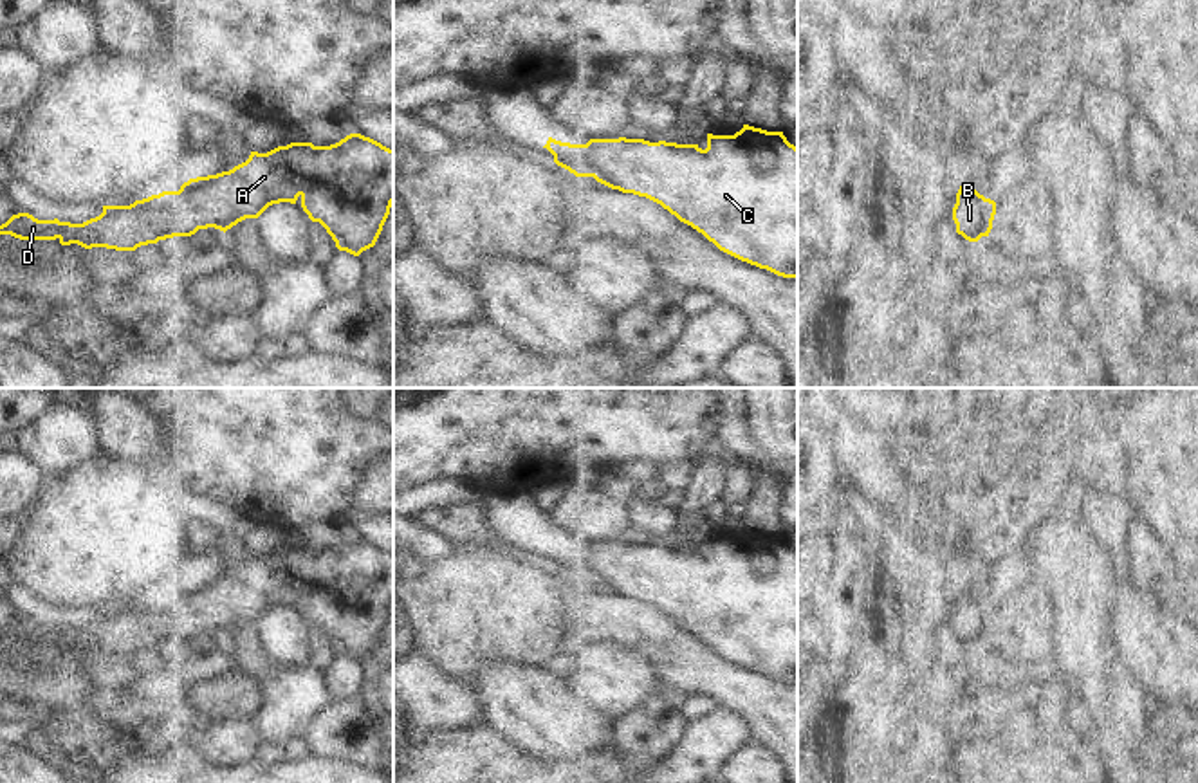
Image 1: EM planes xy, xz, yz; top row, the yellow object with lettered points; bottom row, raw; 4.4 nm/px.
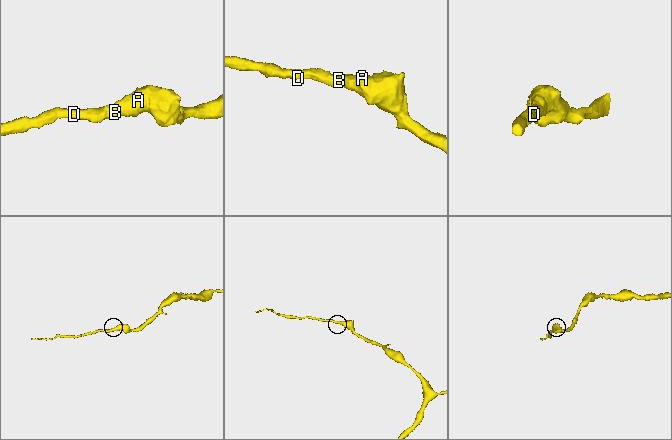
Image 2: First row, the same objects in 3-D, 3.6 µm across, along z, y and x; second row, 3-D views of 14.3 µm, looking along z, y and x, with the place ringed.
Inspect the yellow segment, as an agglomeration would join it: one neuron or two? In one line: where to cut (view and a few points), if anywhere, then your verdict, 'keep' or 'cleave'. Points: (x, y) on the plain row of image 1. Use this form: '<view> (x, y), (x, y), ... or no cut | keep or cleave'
no cut | keep

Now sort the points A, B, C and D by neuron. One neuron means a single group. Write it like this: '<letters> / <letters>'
A B C D

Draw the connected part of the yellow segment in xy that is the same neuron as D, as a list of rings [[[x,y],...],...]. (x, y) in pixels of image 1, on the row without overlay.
[[[350,538],[336,548],[314,550],[290,547],[267,557],[251,556],[249,563],[229,576],[189,583],[179,595],[162,595],[130,610],[103,610],[103,617],[83,628],[38,624],[29,617],[13,619],[0,639],[20,644],[60,644],[85,653],[106,651],[135,655],[173,640],[191,640],[198,633],[227,635],[245,622],[258,622],[269,610],[296,608],[312,626],[319,626],[339,655],[359,660],[375,649],[393,608],[393,554],[361,538]]]

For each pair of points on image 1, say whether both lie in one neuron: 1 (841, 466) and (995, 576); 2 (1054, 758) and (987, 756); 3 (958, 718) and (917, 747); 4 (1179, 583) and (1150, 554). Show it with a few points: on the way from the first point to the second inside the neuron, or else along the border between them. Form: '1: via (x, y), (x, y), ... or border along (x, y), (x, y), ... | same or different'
1: via (879, 489), (890, 500), (910, 507), (957, 554) | same
2: via (1038, 762), (1004, 762) | same
3: border along (937, 704), (944, 727), (957, 749) | different
4: via (1171, 576), (1157, 561) | same

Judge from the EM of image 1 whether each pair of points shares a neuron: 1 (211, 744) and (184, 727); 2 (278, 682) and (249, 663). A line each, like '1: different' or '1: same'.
1: different
2: same

